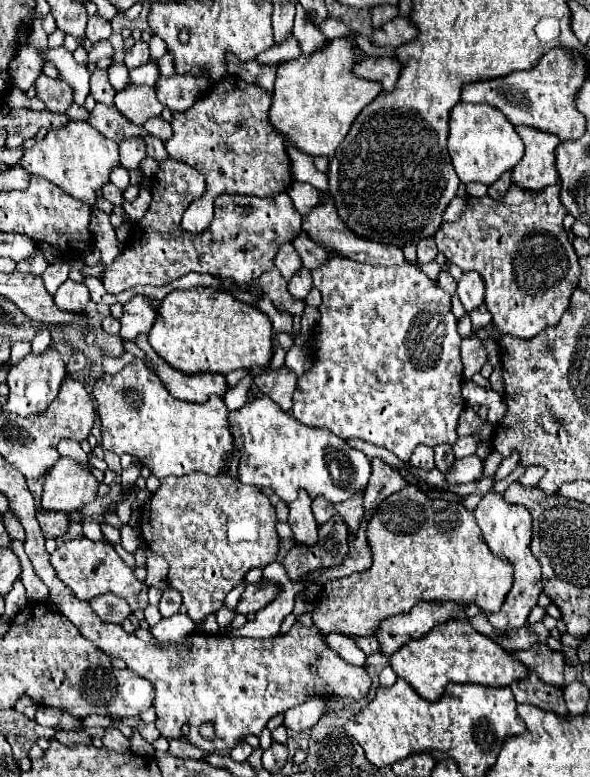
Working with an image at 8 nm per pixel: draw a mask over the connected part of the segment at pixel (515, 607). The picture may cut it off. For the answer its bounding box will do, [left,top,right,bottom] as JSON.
[475,491,543,629]

